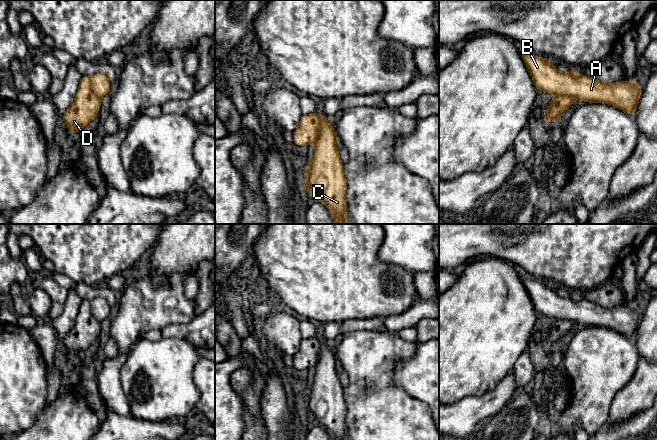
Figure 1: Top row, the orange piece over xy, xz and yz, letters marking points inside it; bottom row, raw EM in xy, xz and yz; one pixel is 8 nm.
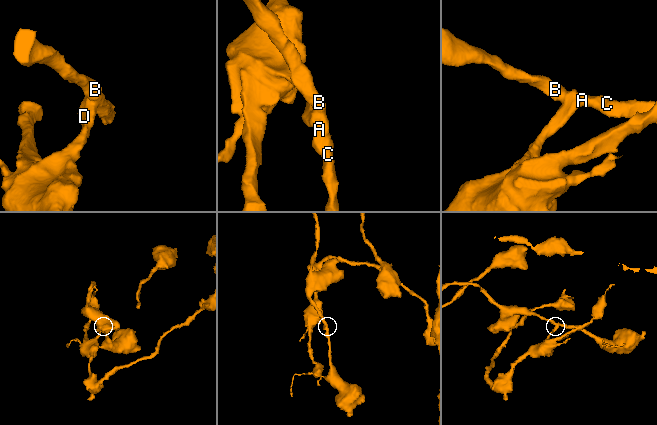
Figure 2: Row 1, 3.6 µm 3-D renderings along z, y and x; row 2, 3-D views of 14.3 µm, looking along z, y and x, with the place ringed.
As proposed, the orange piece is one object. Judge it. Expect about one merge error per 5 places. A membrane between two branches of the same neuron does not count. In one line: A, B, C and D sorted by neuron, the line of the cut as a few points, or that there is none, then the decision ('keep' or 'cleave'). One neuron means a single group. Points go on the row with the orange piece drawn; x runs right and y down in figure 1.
groups A B C D; cut none; keep

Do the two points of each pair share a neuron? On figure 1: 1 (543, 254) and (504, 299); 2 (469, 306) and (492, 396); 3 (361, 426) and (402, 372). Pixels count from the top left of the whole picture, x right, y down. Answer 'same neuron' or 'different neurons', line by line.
1: different neurons
2: different neurons
3: different neurons

